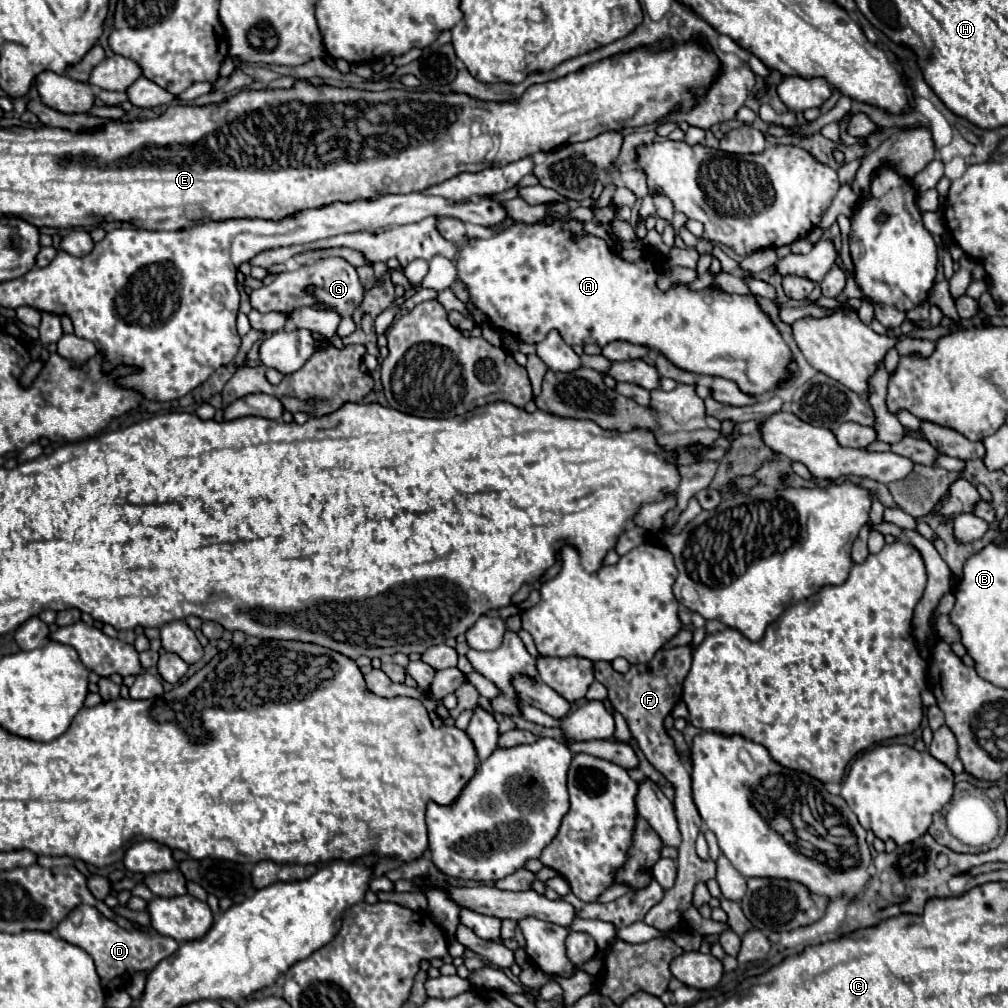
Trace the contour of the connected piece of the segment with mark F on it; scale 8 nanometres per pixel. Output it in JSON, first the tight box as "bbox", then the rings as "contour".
{"bbox":[594,645,692,809],"contour":[[[688,645],[674,649],[660,649],[652,661],[638,663],[628,669],[628,673],[616,673],[608,661],[594,663],[594,677],[608,689],[608,699],[616,711],[626,719],[632,737],[640,745],[646,759],[672,783],[676,789],[676,807],[686,809],[692,803],[690,797],[690,773],[680,761],[674,747],[674,739],[664,729],[664,717],[682,699],[682,681],[688,675],[692,661],[692,649]]]}

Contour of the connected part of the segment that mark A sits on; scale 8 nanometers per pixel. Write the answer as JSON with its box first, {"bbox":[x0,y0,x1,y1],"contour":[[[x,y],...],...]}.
{"bbox":[458,217,794,395],"contour":[[[546,217],[544,225],[534,227],[512,223],[494,237],[476,239],[476,247],[458,253],[458,279],[466,283],[472,301],[486,313],[494,327],[512,333],[524,343],[538,343],[552,329],[556,329],[568,345],[596,343],[604,347],[616,339],[632,341],[658,349],[684,371],[730,379],[748,395],[762,395],[790,379],[790,363],[794,361],[794,355],[780,337],[776,325],[756,303],[754,295],[730,295],[718,289],[688,291],[686,285],[660,291],[656,287],[656,265],[660,261],[656,255],[648,255],[638,263],[628,263],[606,247],[602,239],[576,239],[570,233],[580,235],[582,223],[562,223],[552,217]]]}

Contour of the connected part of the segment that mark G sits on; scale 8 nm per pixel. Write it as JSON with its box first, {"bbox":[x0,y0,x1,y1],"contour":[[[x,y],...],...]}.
{"bbox":[250,257,364,335],"contour":[[[326,257],[326,259],[318,259],[318,261],[310,261],[304,267],[296,269],[296,271],[288,271],[288,273],[280,273],[276,279],[272,279],[270,283],[266,283],[264,287],[252,291],[250,295],[250,303],[256,311],[260,313],[292,313],[300,307],[312,307],[312,309],[328,309],[334,311],[342,317],[340,325],[338,325],[338,335],[350,335],[354,331],[354,323],[352,323],[352,313],[354,309],[360,305],[362,301],[362,293],[364,287],[356,275],[356,269],[340,259],[340,257]]]}

